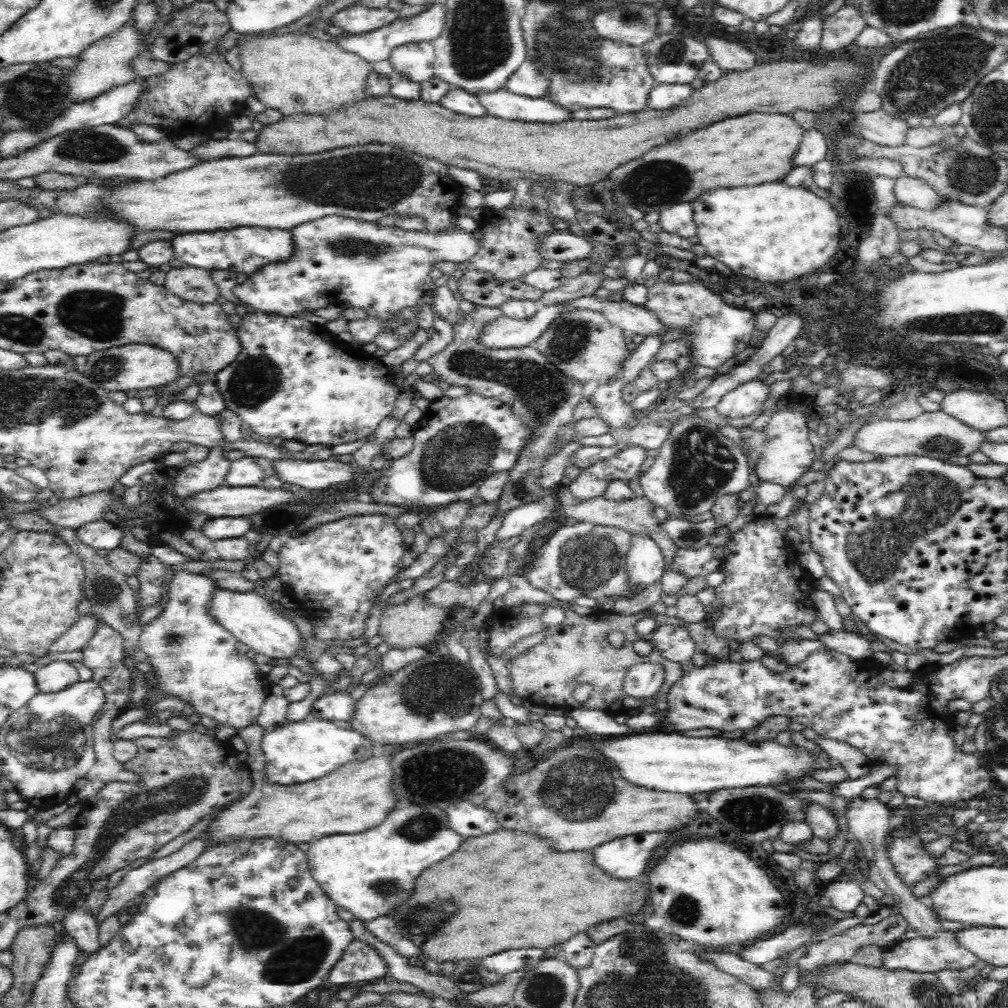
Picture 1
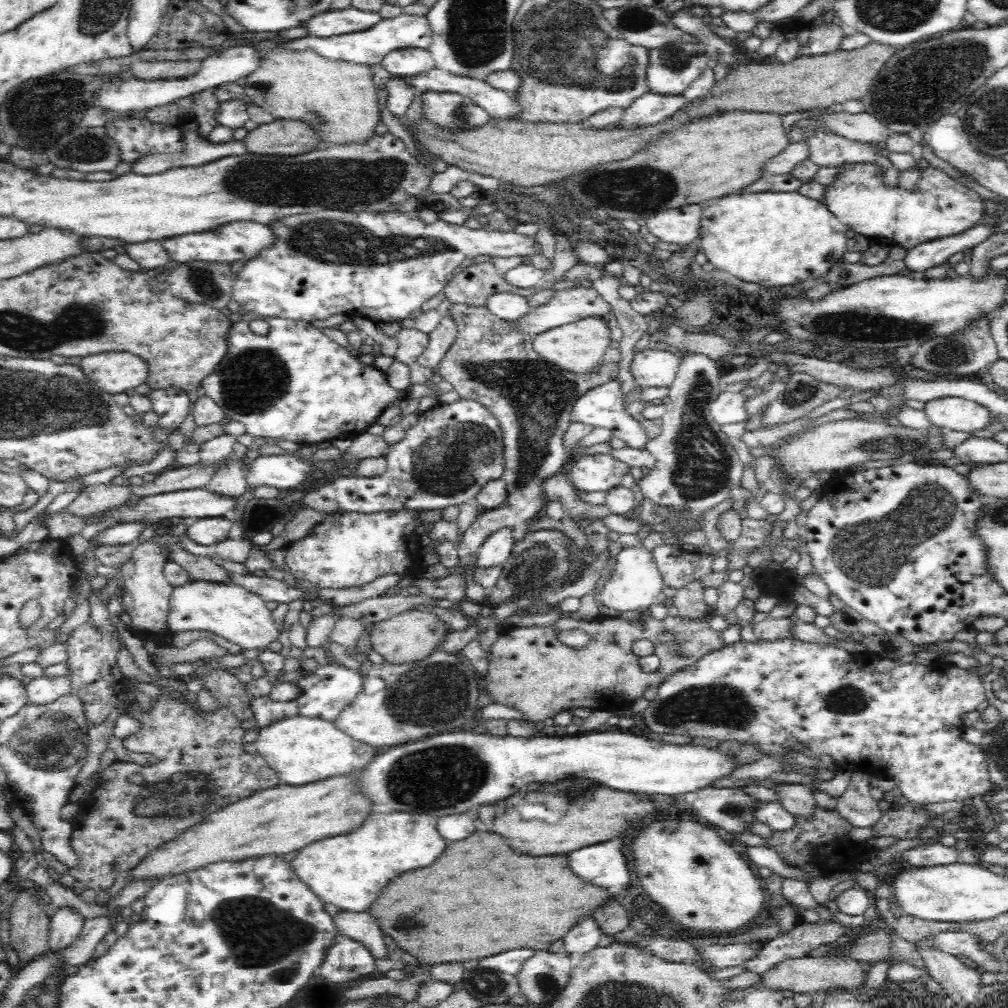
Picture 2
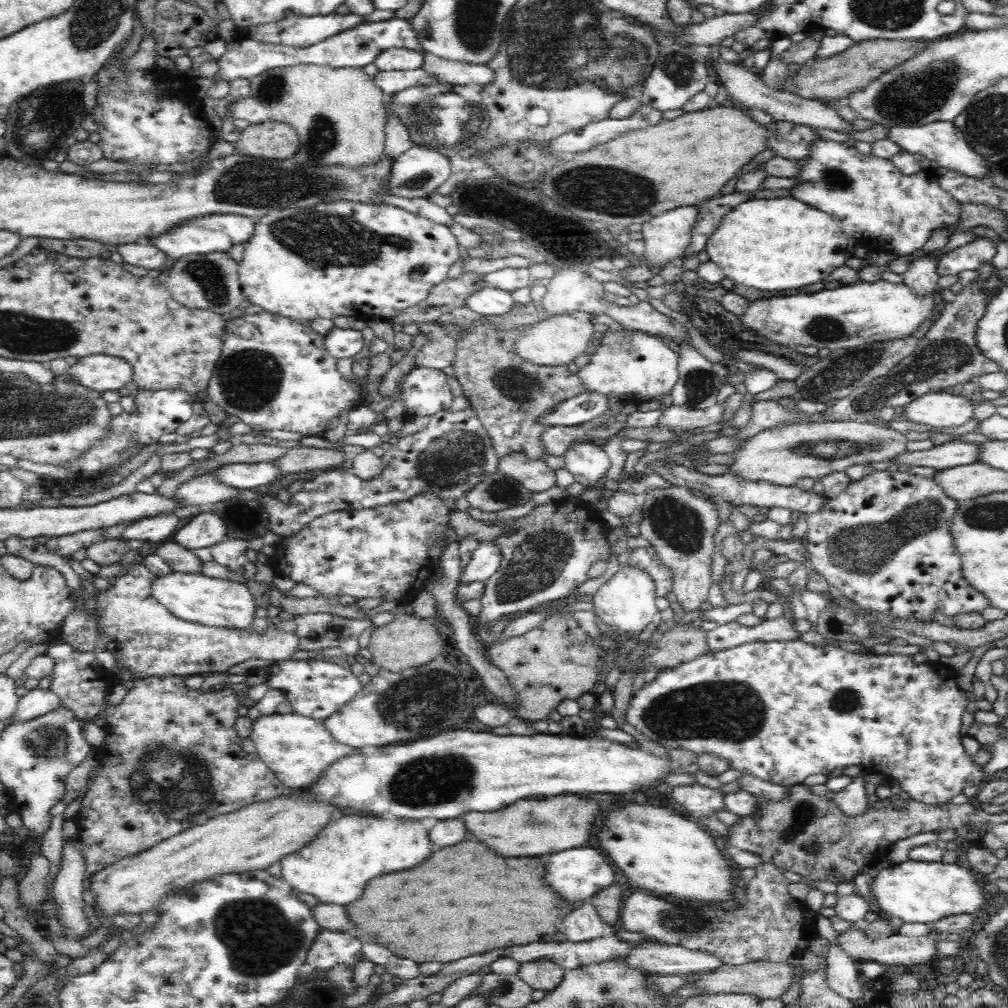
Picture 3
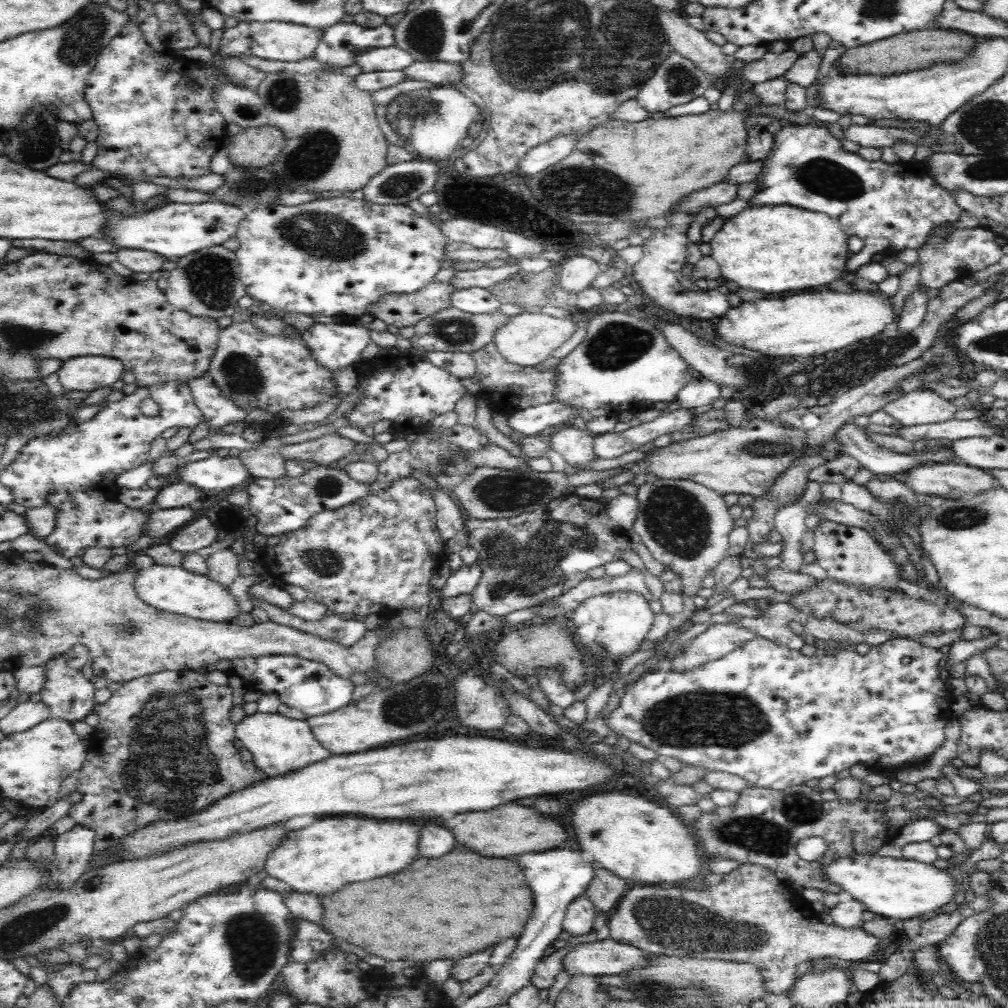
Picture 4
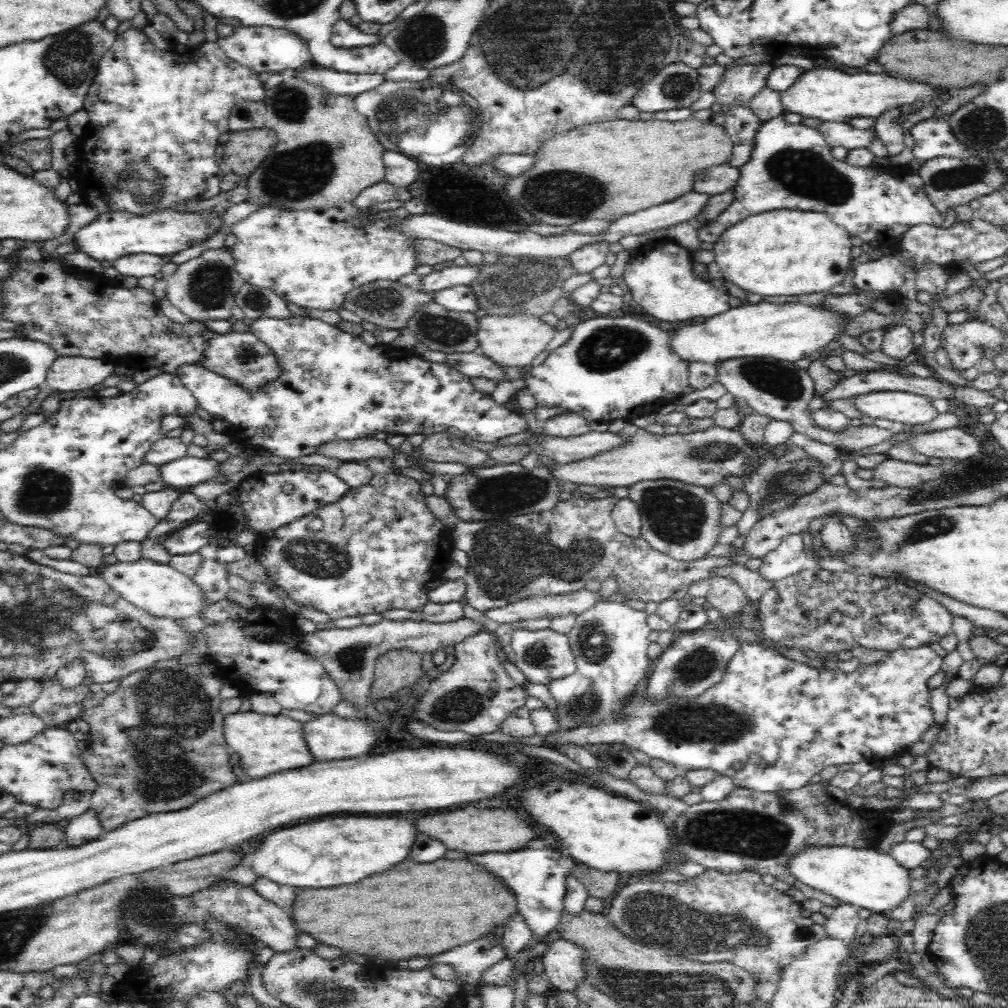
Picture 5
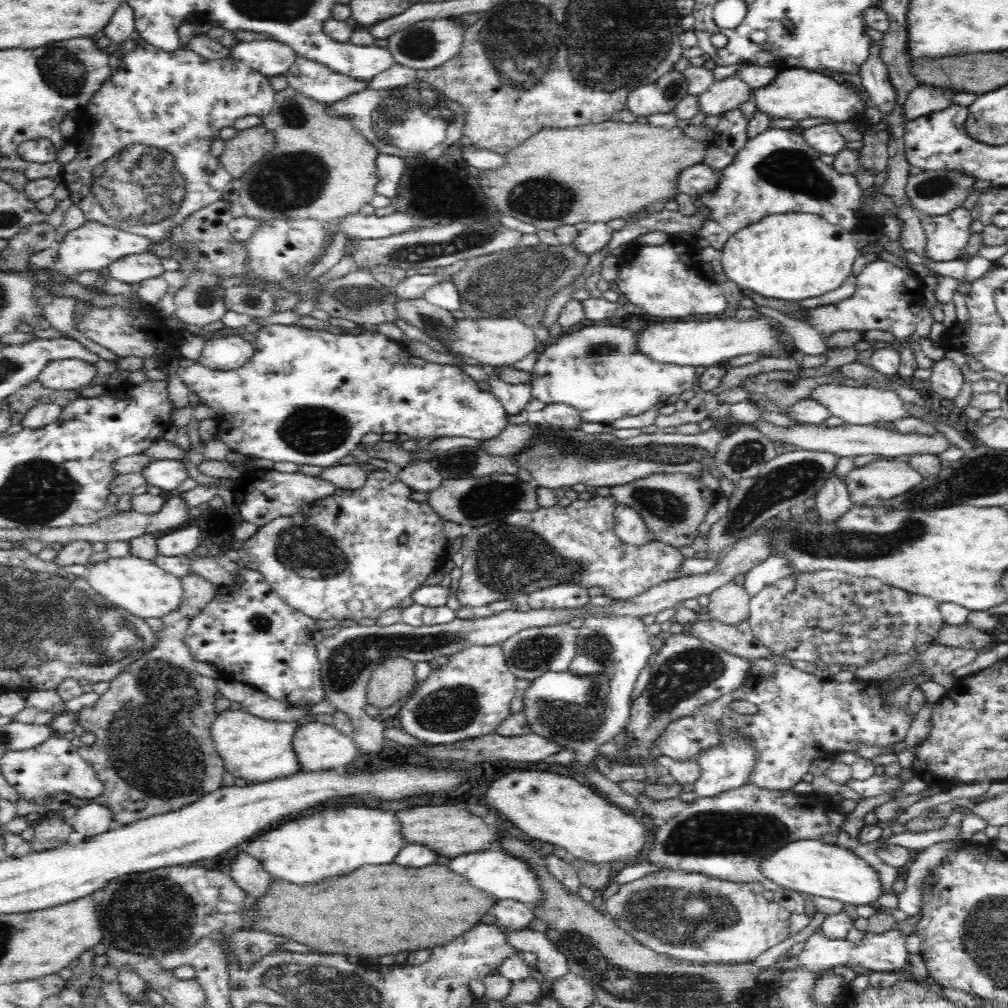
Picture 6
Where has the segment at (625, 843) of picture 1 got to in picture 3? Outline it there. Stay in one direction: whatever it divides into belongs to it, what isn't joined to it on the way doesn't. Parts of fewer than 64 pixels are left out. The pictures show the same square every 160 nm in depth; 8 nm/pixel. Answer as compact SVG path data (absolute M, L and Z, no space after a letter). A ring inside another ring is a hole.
M570 848L550 856L550 880L554 880L554 888L558 888L562 896L570 896L572 902L568 902L568 907L574 908L581 902L591 902L592 896L610 887L614 882L614 870L596 848Z

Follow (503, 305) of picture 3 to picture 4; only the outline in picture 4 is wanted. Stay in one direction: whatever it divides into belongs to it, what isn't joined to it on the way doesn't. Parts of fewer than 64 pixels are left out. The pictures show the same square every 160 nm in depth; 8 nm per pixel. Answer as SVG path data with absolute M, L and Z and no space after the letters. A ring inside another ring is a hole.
M465 288L452 292L451 307L470 314L488 314L499 311L501 303L490 294L488 289Z

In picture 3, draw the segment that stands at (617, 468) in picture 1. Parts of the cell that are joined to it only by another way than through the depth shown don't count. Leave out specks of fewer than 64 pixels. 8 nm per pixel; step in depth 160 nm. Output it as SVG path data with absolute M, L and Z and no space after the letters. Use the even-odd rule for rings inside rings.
M595 440L570 442L562 457L565 468L574 475L575 481L583 486L594 485L596 480L606 475L610 466L610 459L602 449L602 443Z

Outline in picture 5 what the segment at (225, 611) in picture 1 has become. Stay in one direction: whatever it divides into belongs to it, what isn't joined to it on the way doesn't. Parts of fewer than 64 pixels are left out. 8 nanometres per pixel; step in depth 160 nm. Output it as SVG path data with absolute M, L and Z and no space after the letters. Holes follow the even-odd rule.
M142 558L135 562L118 561L105 567L98 577L102 577L122 599L155 617L188 618L198 615L205 608L205 600L198 585L166 564Z

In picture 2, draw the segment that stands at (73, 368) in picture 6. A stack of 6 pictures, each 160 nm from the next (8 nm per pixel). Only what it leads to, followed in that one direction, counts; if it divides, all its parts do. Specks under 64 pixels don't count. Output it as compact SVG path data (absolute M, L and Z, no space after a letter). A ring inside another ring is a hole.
M129 352L94 353L85 356L79 367L83 376L111 395L136 388L149 376L145 360Z

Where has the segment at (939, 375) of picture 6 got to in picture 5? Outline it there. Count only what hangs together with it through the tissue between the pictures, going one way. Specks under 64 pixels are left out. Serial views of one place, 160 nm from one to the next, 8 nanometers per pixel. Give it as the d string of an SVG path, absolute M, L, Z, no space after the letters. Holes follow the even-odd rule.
M982 320L947 324L941 334L941 345L946 348L951 364L949 370L956 374L975 367L980 356L996 356L1003 343L1002 331Z

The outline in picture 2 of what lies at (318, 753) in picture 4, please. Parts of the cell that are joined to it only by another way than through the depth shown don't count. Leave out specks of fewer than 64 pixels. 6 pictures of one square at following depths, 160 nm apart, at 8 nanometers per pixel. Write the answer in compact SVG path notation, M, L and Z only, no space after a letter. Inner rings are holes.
M300 714L278 719L260 728L253 744L256 752L263 756L268 766L278 775L280 784L287 786L303 786L346 775L348 772L352 774L352 770L362 768L377 755L370 745L352 739L334 723Z

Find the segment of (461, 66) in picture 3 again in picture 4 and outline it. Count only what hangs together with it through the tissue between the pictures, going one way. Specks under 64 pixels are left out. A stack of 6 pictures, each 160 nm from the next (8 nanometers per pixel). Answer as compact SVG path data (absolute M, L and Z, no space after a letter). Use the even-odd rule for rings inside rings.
M414 61L408 69L405 69L406 80L430 82L432 85L454 86L463 78L460 73L461 64L447 64L446 62L418 62Z

